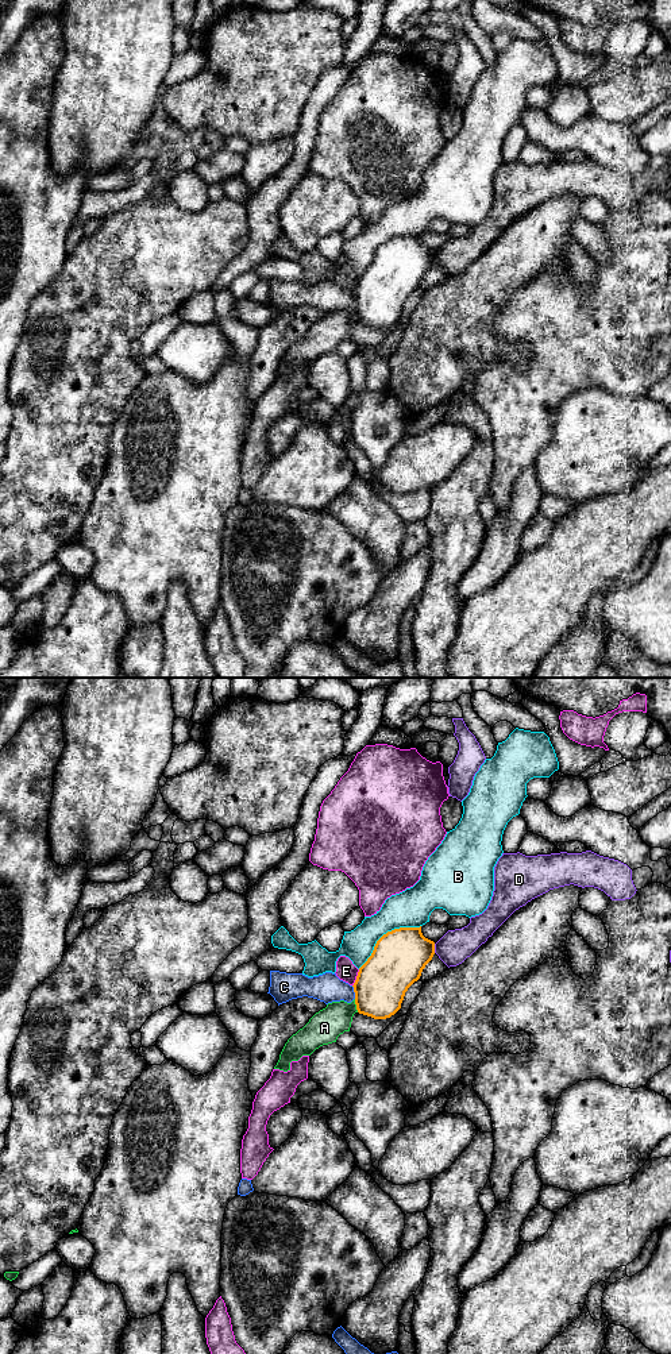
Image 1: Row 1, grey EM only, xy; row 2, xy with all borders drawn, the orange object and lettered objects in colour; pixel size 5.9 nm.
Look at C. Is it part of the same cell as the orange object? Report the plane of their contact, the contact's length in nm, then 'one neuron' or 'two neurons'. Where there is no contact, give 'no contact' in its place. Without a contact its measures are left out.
contact in xy; length 80 nm; two neurons

